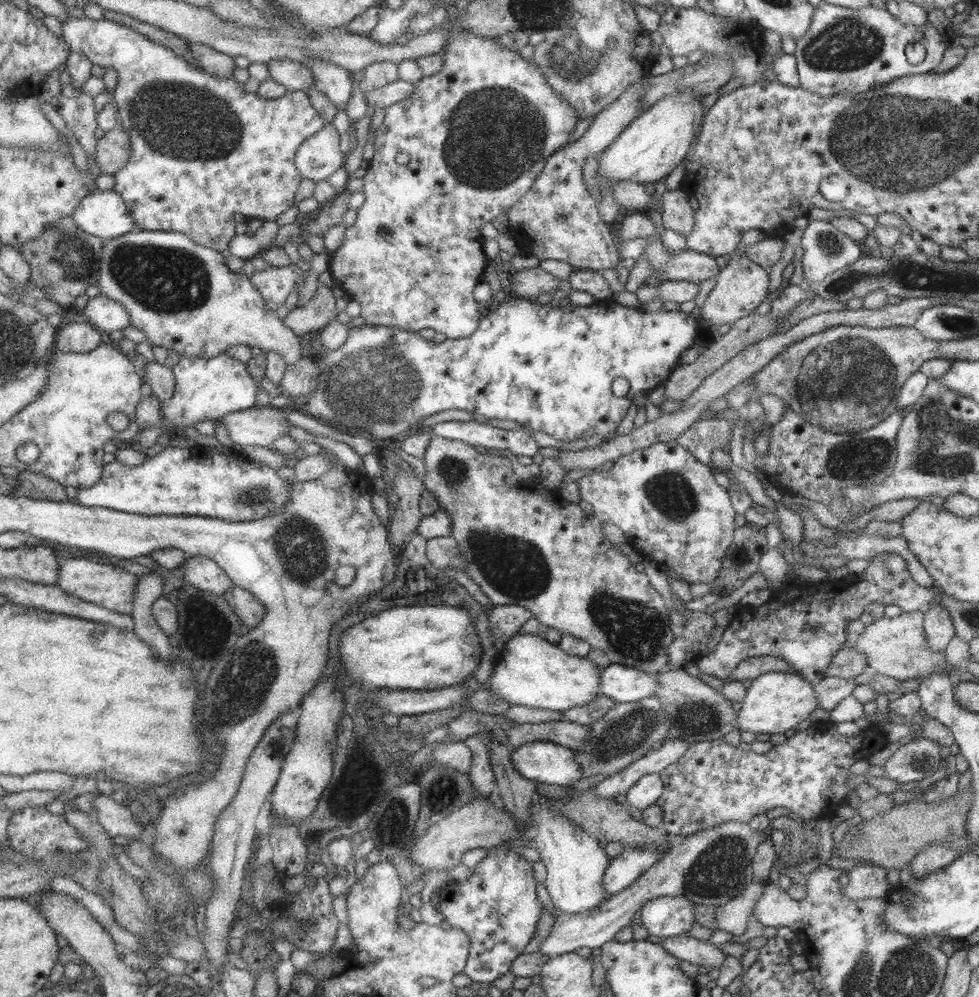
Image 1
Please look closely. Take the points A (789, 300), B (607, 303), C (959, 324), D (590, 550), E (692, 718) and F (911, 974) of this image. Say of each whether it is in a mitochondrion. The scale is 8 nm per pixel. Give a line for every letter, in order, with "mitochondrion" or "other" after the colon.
A: other
B: other
C: mitochondrion
D: other
E: mitochondrion
F: mitochondrion

